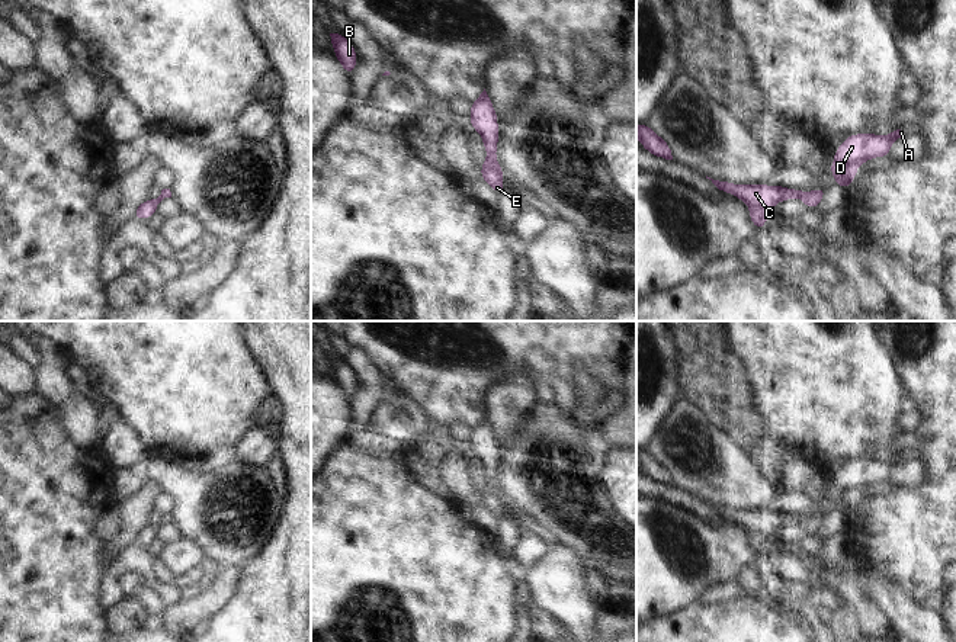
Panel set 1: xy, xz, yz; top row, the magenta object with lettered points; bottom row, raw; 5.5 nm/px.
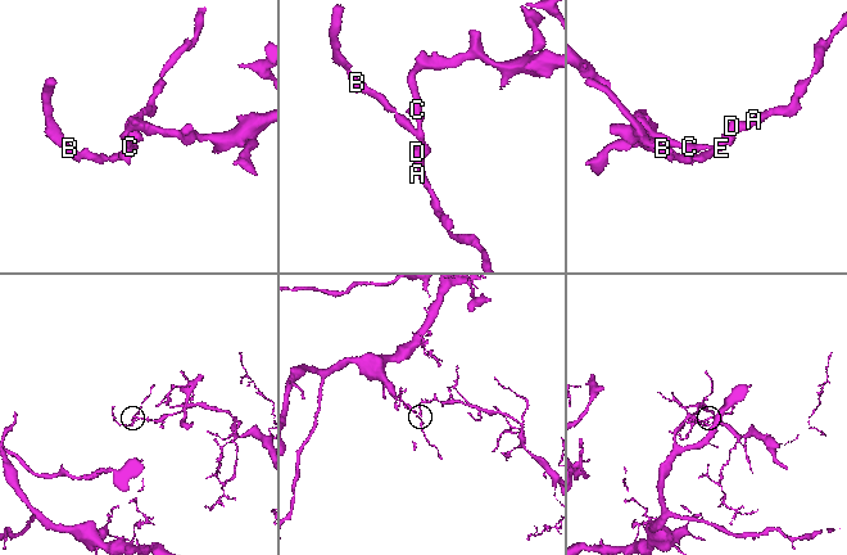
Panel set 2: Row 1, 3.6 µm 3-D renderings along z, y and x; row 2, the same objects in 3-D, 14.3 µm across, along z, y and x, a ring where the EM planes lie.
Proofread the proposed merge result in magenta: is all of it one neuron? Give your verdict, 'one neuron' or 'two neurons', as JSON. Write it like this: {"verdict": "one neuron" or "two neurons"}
{"verdict": "two neurons"}

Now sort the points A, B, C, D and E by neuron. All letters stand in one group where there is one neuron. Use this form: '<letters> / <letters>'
A B D E / C

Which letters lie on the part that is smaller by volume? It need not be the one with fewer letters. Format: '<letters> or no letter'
A, B, D, E

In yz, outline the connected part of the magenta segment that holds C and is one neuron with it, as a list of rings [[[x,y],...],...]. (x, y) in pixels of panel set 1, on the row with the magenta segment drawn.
[[[706,176],[719,190],[735,195],[750,206],[750,219],[758,231],[764,229],[764,222],[769,219],[770,211],[780,200],[801,198],[801,189],[787,189],[783,186],[766,184],[734,184],[728,182],[713,180]]]

